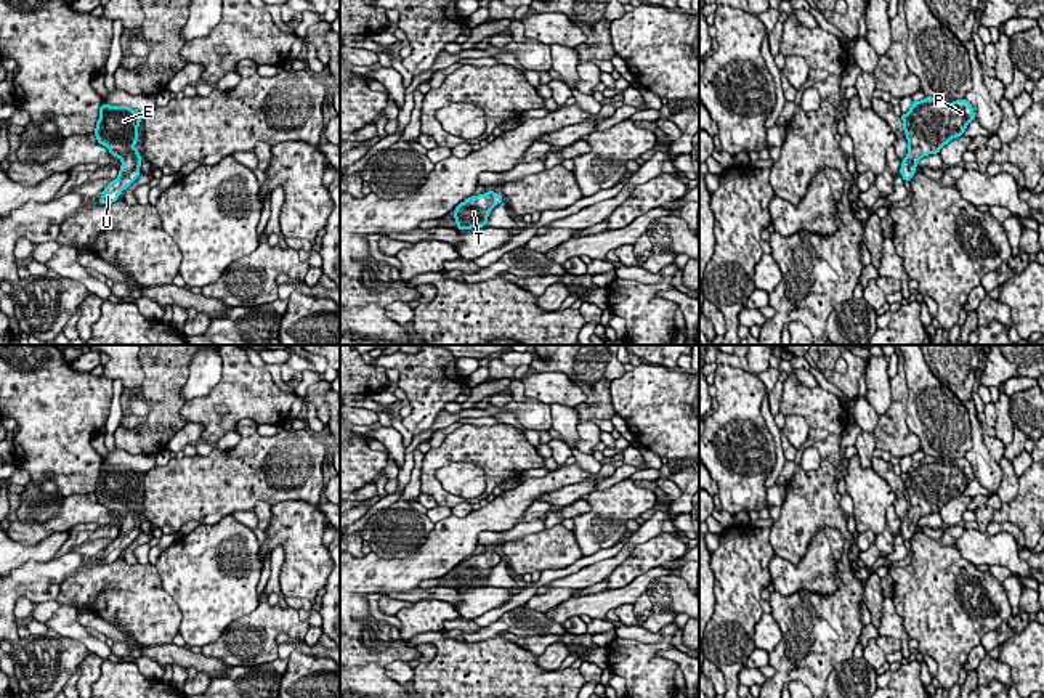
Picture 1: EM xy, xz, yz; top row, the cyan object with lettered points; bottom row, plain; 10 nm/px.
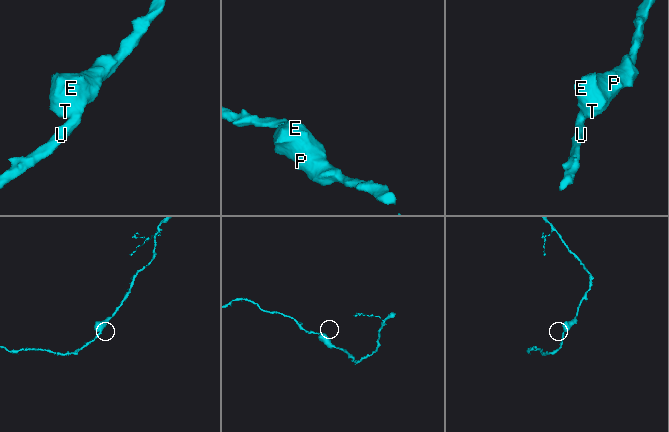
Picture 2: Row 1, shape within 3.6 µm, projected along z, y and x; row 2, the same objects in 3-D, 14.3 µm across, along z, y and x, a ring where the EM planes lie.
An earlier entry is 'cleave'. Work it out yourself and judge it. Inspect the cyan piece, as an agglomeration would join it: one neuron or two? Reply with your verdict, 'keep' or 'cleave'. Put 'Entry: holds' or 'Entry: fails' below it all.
keep
Entry: fails

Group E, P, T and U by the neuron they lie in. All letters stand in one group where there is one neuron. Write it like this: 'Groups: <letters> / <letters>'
Groups: E P T U

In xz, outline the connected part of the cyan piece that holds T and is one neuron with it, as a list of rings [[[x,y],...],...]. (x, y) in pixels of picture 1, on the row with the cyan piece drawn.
[[[494,191],[470,196],[454,209],[457,229],[471,229],[486,226],[491,210],[502,201],[504,197]]]

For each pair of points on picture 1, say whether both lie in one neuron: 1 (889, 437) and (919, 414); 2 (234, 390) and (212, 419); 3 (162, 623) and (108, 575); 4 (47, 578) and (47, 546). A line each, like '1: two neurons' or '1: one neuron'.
1: two neurons
2: one neuron
3: one neuron
4: two neurons

